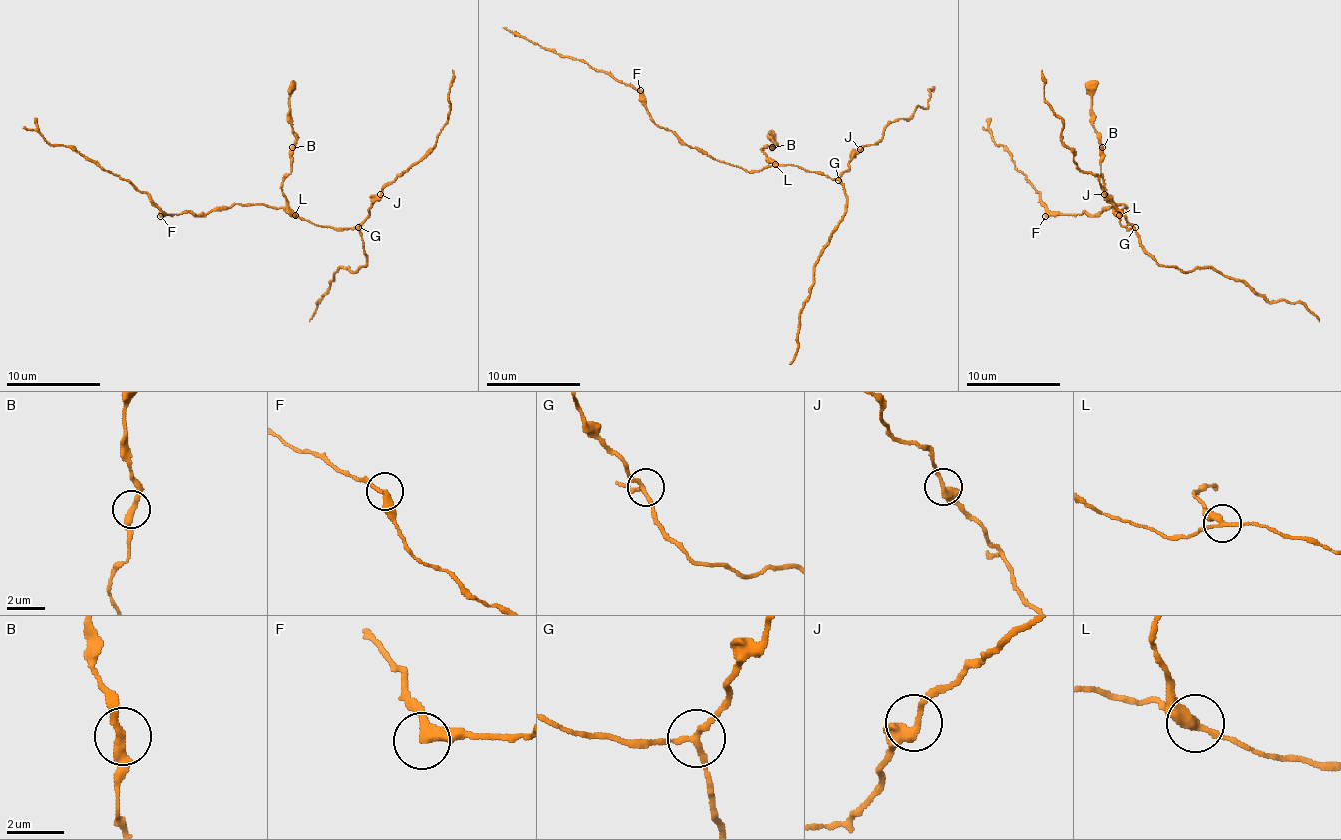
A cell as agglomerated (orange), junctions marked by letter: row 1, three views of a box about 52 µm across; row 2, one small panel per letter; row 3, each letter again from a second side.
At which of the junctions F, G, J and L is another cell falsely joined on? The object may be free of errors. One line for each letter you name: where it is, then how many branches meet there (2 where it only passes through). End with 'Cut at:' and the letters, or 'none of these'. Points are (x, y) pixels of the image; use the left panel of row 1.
L: Place: (295, 215). Branches: 3
Cut at: L

